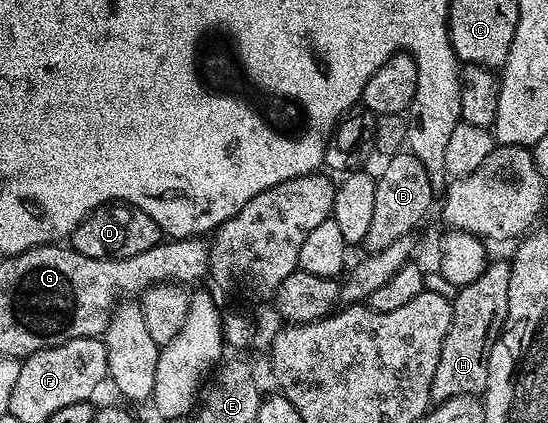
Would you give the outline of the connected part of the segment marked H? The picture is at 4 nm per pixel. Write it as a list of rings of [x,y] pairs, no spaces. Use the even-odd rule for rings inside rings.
[[[506,259],[488,263],[487,268],[473,282],[462,285],[451,305],[451,325],[445,334],[445,346],[441,346],[441,358],[433,374],[431,387],[432,401],[442,402],[454,396],[479,396],[486,392],[489,382],[489,354],[500,343],[501,333],[507,322],[507,303],[509,302],[510,263]]]

